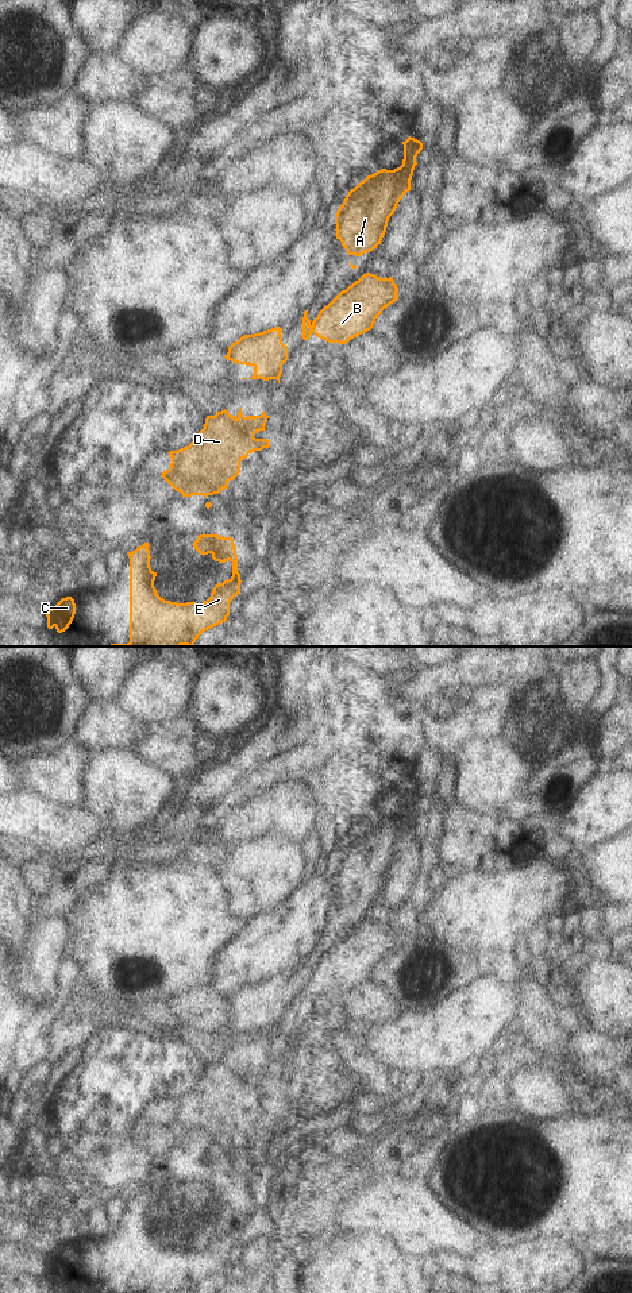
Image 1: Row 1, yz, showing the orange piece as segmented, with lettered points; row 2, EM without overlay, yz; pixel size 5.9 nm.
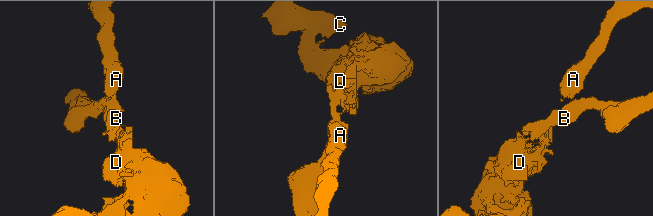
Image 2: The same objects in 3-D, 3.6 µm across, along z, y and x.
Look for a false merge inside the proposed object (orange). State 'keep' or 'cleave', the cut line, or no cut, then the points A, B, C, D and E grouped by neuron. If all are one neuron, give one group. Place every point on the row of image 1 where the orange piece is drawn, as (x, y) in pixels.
cleave; cut in yz along (311, 327), (312, 331); A C D E / B

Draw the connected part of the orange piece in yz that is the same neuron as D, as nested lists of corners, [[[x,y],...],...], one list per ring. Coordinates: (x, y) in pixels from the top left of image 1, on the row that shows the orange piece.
[[[242,408],[236,417],[226,409],[216,412],[215,416],[207,416],[204,428],[188,447],[167,452],[172,463],[161,478],[176,491],[180,491],[182,497],[219,494],[223,489],[227,489],[230,480],[239,475],[243,459],[251,452],[269,448],[270,440],[254,437],[257,432],[265,431],[269,417],[265,412],[261,416],[244,417]]]

